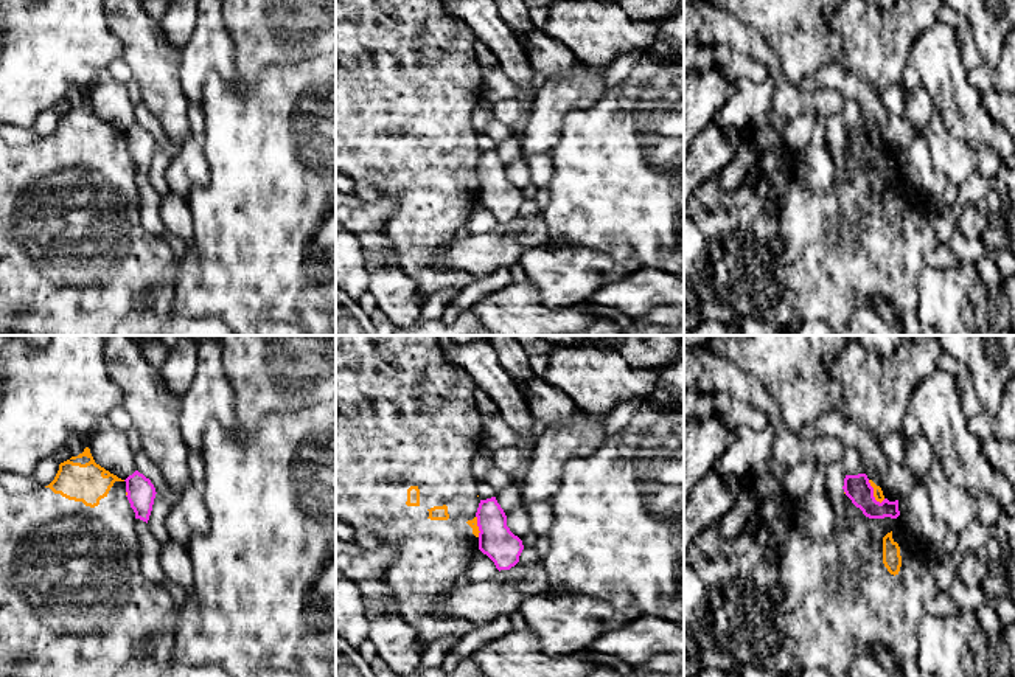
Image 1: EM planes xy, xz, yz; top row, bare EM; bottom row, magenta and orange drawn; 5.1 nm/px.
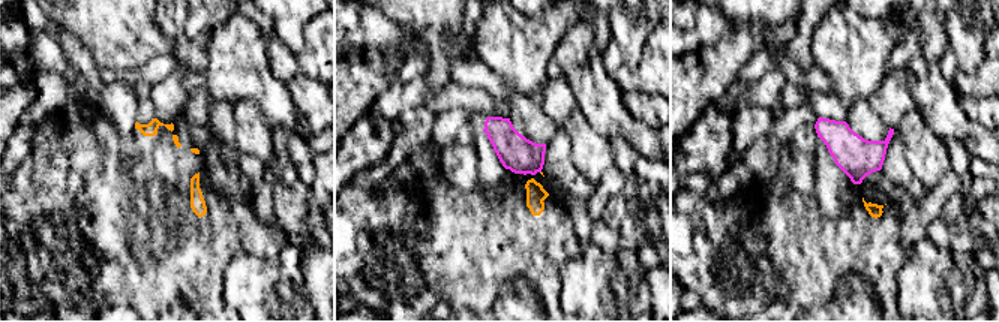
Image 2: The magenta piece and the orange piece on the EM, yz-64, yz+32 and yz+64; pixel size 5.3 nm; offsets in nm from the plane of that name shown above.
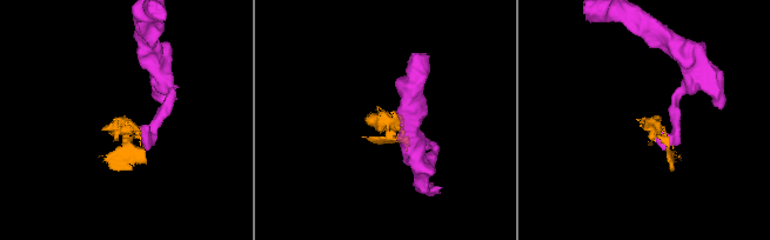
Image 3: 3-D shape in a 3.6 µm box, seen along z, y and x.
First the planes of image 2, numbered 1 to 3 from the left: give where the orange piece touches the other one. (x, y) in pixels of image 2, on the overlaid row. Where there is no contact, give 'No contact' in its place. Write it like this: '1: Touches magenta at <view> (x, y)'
1: No contact
2: No contact
3: No contact

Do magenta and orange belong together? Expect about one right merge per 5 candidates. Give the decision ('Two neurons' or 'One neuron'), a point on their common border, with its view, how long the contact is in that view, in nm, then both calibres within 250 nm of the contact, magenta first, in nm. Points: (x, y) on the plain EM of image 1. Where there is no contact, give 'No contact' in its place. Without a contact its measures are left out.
Two neurons. Touches magenta at yz (872, 145). Shared border 140 nm. Thickness 140 nm (magenta) against 50 nm

